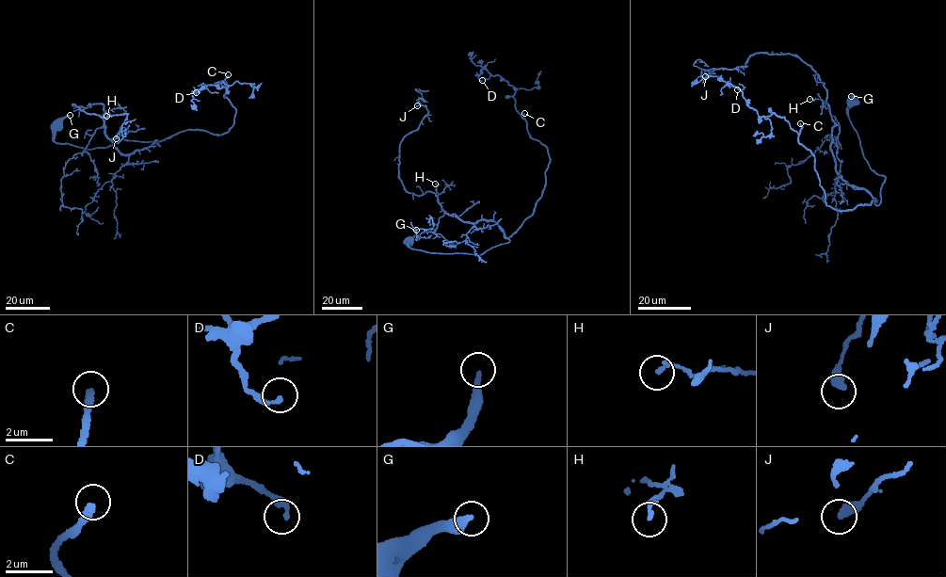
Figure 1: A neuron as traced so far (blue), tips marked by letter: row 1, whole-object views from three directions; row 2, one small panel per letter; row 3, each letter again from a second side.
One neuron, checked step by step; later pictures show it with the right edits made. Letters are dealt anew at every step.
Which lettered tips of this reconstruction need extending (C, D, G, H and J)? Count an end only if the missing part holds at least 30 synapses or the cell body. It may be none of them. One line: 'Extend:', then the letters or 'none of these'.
Extend: C

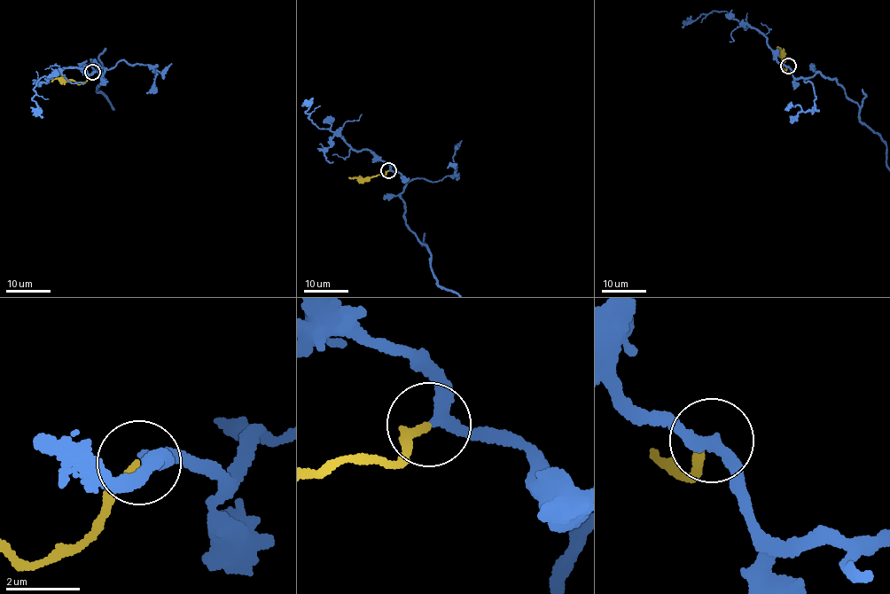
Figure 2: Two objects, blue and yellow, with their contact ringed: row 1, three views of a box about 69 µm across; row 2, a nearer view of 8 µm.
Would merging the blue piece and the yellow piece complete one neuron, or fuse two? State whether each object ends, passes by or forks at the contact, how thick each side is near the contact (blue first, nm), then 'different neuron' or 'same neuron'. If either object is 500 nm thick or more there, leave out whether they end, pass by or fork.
blue passes by | yellow ends | 320/200 nm | same neuron

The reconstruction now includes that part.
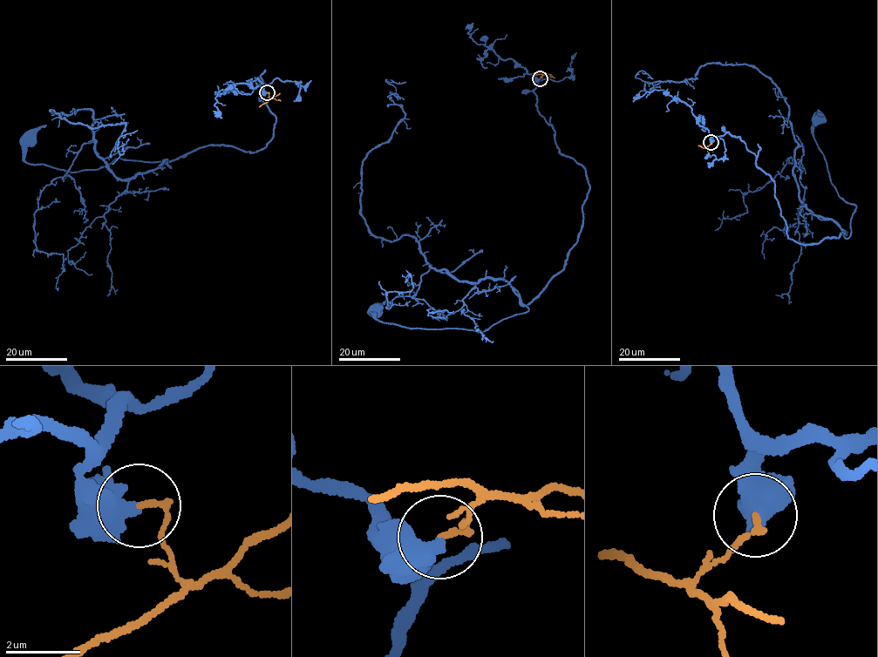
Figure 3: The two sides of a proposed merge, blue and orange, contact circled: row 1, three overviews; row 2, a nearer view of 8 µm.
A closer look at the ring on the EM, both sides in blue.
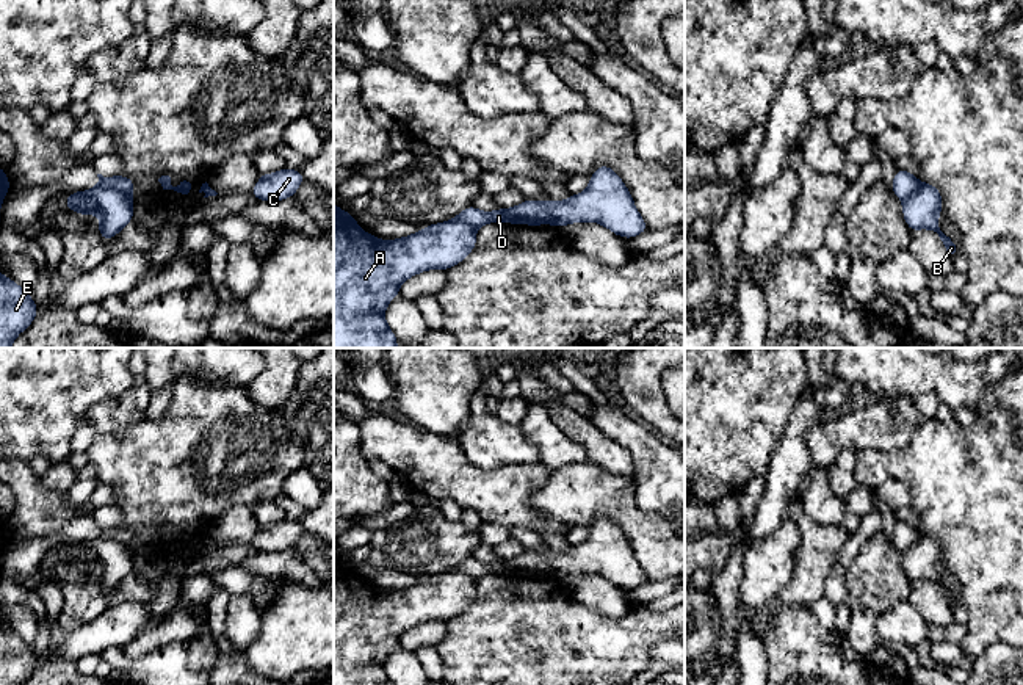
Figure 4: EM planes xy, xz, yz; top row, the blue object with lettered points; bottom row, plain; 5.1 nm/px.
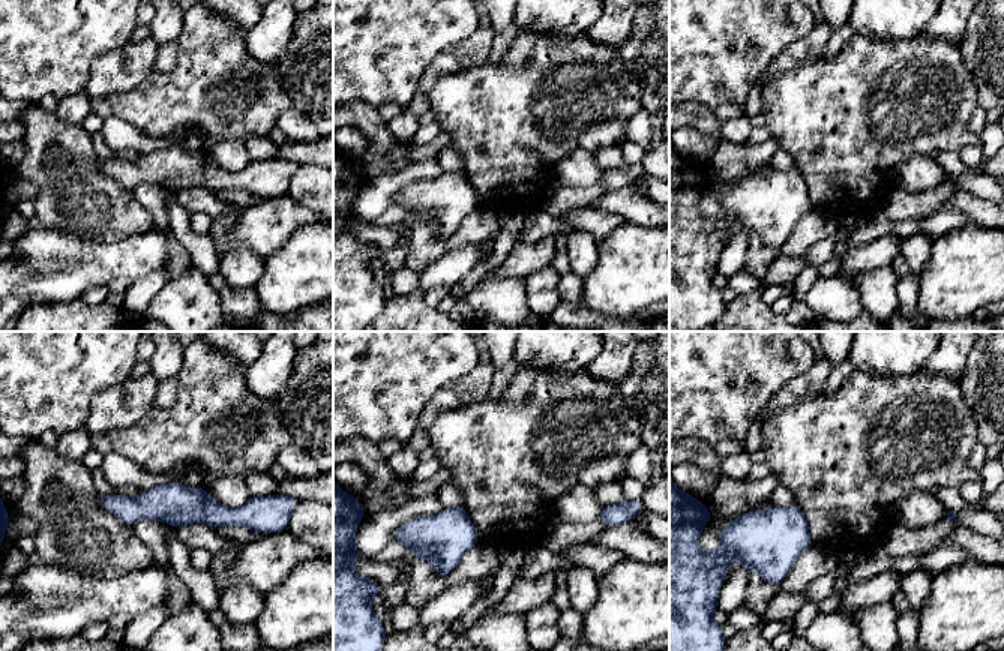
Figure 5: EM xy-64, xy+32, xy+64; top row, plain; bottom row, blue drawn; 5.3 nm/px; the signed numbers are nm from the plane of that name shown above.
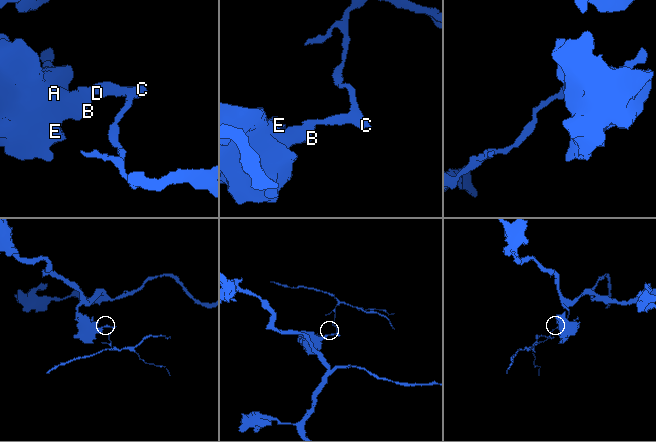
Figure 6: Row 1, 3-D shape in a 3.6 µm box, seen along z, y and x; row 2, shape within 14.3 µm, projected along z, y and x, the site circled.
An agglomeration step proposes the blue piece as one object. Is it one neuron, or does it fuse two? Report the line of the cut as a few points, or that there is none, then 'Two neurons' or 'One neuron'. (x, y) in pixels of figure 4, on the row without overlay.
Split along xy (97, 535), (115, 538), (130, 550). Two neurons

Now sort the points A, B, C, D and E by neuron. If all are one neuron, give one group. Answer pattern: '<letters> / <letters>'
A B E / C D

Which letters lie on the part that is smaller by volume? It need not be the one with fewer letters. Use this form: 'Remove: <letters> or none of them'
Remove: C, D

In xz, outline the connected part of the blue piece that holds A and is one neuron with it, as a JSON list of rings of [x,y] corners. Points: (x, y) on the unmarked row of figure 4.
[[[334,555],[334,685],[393,685],[385,672],[389,654],[409,629],[428,621],[448,622],[476,597],[476,578],[448,571],[395,591],[363,583],[354,567]]]

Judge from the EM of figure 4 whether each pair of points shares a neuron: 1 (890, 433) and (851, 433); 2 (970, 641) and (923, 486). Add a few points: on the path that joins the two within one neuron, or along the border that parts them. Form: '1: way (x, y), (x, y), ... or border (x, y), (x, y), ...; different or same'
1: way (881, 433), (860, 433); same
2: way (978, 602), (978, 541), (962, 525); same

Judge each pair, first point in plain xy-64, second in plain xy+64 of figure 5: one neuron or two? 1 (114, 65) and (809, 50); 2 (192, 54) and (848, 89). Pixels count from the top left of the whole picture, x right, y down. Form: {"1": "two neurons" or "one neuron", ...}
{"1": "one neuron", "2": "one neuron"}

